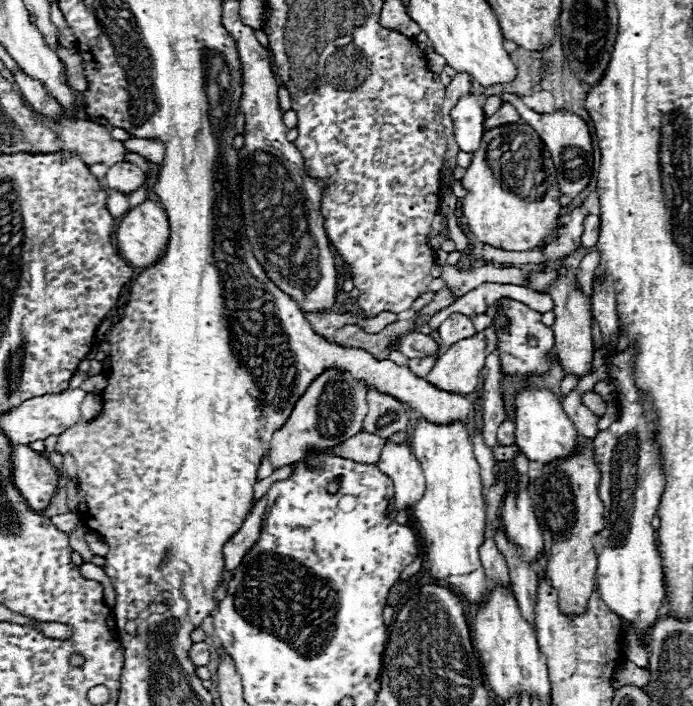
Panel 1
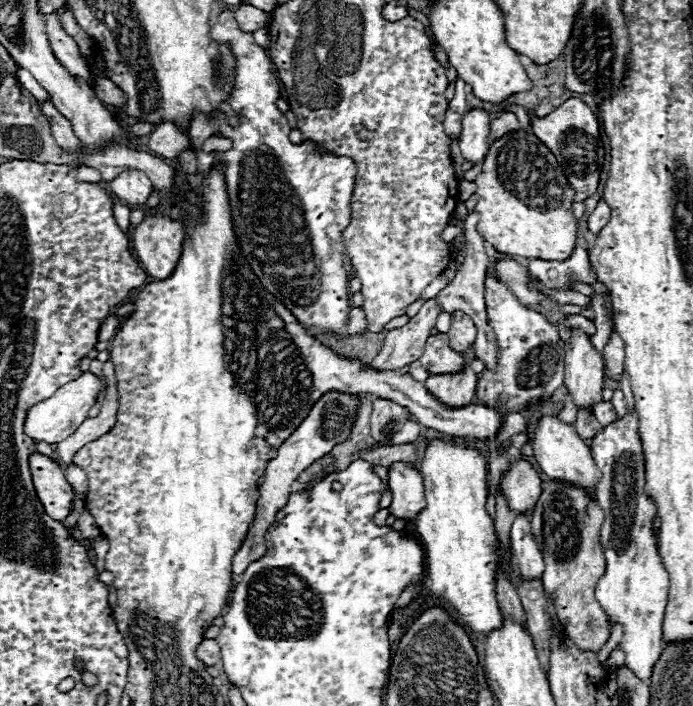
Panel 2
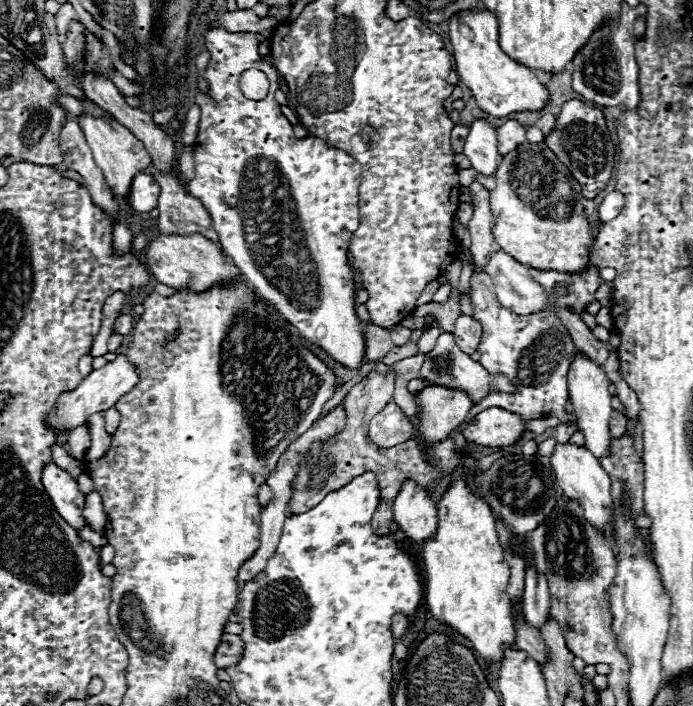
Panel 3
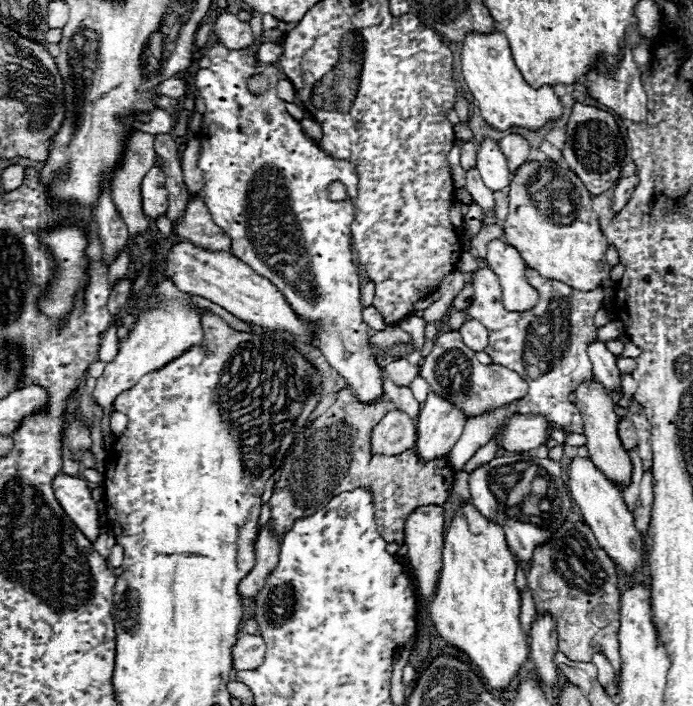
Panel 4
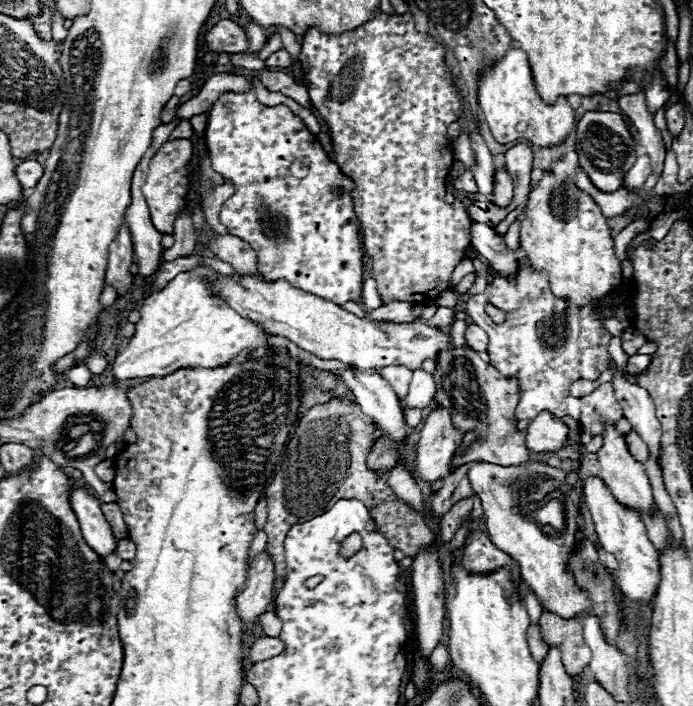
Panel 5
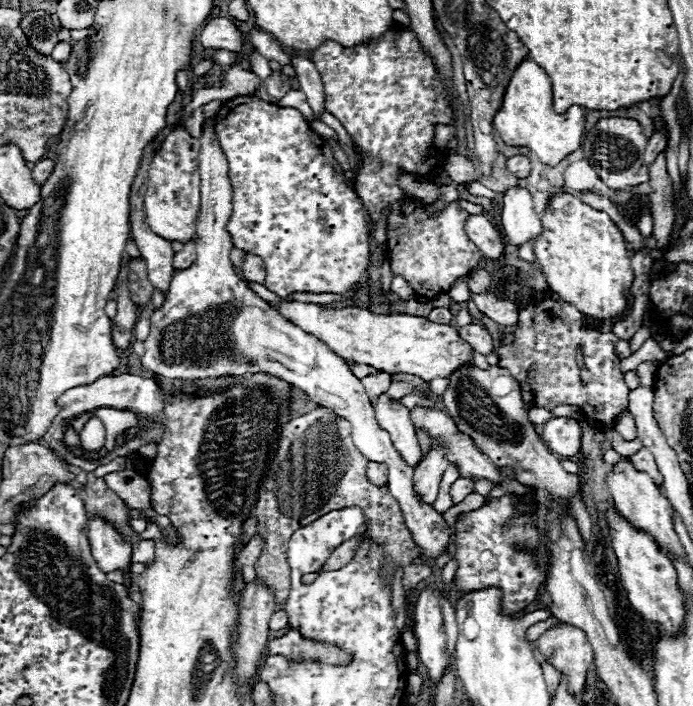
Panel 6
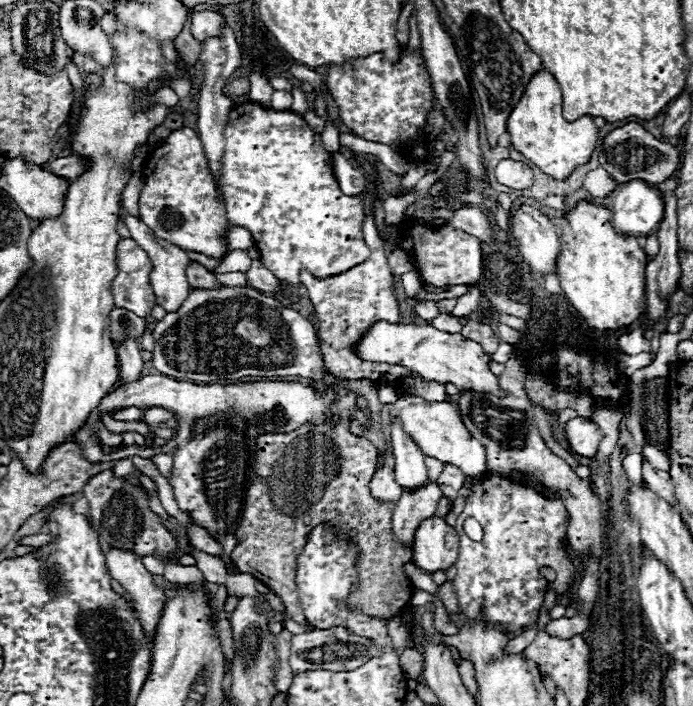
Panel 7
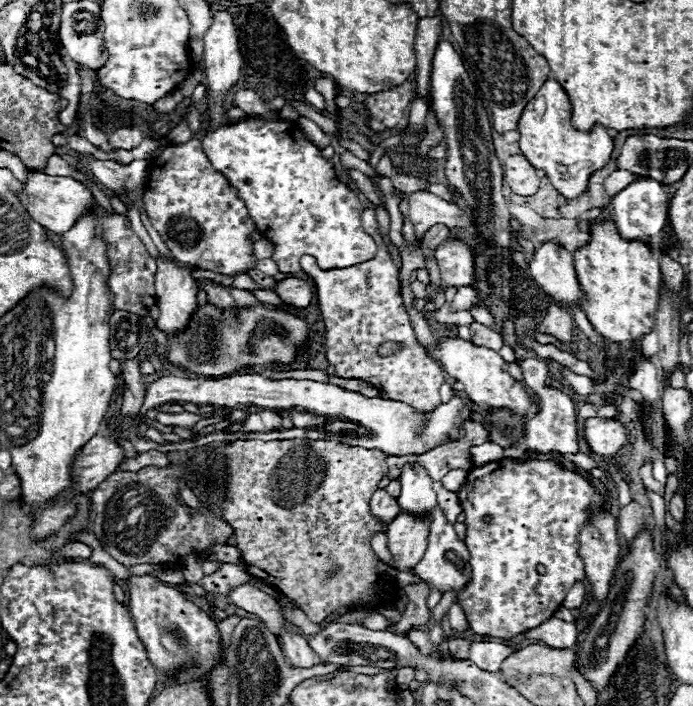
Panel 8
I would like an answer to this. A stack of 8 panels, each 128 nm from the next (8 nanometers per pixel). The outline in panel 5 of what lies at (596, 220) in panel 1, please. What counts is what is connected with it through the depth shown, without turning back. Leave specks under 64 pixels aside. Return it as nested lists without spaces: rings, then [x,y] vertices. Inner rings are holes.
[[[646,154],[638,156],[636,164],[630,168],[630,172],[628,172],[626,178],[624,178],[624,186],[626,186],[626,188],[640,188],[640,186],[646,182],[646,178],[650,176],[650,172],[652,172],[652,168],[650,168],[650,158],[648,158]]]

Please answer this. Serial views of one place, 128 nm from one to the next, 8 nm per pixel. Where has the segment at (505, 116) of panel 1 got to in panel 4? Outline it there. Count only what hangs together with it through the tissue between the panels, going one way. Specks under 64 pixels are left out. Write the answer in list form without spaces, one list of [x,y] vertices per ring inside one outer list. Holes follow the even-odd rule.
[[[508,134],[500,140],[500,150],[508,160],[508,168],[514,174],[524,162],[528,162],[528,154],[530,154],[530,146],[522,136],[516,134]]]

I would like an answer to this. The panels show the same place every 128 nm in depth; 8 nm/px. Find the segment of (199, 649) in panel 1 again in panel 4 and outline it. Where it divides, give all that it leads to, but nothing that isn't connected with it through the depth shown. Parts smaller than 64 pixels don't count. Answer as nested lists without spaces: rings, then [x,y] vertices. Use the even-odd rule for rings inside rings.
[[[240,634],[238,642],[232,650],[234,670],[254,670],[264,662],[266,642],[262,636],[254,634]]]

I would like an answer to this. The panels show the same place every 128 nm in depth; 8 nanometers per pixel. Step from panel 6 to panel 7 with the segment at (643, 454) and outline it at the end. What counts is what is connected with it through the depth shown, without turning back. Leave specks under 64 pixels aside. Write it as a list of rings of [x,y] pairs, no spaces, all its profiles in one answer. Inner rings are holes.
[[[646,460],[642,466],[642,474],[644,480],[648,484],[648,488],[652,488],[652,492],[656,492],[660,498],[664,498],[668,504],[676,506],[676,496],[674,496],[674,482],[670,478],[670,474],[666,472],[658,472],[650,466],[650,462]]]

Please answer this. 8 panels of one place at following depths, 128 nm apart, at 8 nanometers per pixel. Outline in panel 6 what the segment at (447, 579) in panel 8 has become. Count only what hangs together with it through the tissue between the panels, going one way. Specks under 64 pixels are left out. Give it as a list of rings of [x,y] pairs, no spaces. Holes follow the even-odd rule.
[[[208,118],[208,126],[202,128],[198,138],[198,258],[192,268],[174,274],[164,306],[150,316],[152,346],[150,354],[140,356],[142,366],[152,370],[156,376],[178,380],[206,380],[218,376],[242,376],[246,372],[268,372],[304,390],[312,402],[350,420],[356,430],[356,448],[368,456],[368,460],[388,464],[390,494],[398,500],[404,512],[404,522],[416,544],[422,548],[422,556],[426,560],[436,560],[450,546],[450,526],[432,506],[426,506],[420,498],[416,498],[412,490],[412,468],[394,450],[388,432],[378,426],[374,408],[360,378],[356,378],[348,364],[324,342],[284,318],[234,272],[230,262],[230,250],[234,244],[230,232],[226,230],[232,214],[232,184],[228,176],[228,162],[218,144],[214,126],[216,120]]]

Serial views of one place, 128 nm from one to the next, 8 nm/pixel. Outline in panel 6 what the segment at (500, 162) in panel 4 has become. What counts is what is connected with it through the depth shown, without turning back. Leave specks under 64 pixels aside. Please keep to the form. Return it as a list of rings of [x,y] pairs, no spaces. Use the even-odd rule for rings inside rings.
[[[506,190],[500,210],[500,224],[510,244],[520,246],[542,234],[542,222],[534,212],[534,202],[528,190]]]

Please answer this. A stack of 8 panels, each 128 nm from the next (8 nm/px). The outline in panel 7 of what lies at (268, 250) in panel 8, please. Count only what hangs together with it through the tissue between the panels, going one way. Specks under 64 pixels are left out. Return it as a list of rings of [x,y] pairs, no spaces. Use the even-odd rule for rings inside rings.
[[[124,216],[124,222],[132,234],[132,238],[138,242],[138,246],[150,256],[152,260],[152,274],[150,274],[150,284],[152,284],[152,290],[154,290],[154,296],[156,296],[156,304],[162,306],[166,312],[176,312],[176,308],[180,308],[180,304],[188,298],[190,294],[190,284],[188,284],[188,278],[186,278],[186,268],[190,264],[190,256],[180,250],[178,246],[174,244],[168,244],[164,240],[158,240],[152,230],[138,218],[134,216]],[[234,250],[230,252],[224,262],[220,262],[216,268],[214,268],[214,273],[216,274],[226,274],[226,272],[246,272],[250,268],[250,262],[252,258],[248,256],[246,250]]]

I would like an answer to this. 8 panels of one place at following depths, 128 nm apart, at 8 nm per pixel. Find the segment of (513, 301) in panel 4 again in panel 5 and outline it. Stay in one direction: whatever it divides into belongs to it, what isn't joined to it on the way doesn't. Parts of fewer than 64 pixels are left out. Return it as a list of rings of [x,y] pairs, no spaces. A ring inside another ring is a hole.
[[[472,222],[470,228],[470,236],[472,236],[472,246],[474,250],[484,256],[490,266],[500,272],[502,276],[506,274],[514,274],[520,266],[518,266],[518,252],[510,250],[504,242],[504,238],[500,234],[496,234],[494,228],[490,228],[488,224],[480,224],[480,222]]]

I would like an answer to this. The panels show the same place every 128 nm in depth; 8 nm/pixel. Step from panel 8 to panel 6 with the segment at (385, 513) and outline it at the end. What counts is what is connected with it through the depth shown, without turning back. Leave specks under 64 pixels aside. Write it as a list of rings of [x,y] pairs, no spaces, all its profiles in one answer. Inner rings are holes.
[[[370,462],[368,464],[368,480],[376,486],[388,486],[388,466],[386,464],[378,464],[378,462]]]

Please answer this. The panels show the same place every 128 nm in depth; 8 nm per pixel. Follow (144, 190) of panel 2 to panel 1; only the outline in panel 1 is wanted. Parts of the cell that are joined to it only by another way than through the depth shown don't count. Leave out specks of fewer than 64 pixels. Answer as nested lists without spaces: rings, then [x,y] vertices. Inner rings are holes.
[[[120,162],[106,172],[106,186],[110,190],[130,194],[146,182],[146,174],[132,162]]]

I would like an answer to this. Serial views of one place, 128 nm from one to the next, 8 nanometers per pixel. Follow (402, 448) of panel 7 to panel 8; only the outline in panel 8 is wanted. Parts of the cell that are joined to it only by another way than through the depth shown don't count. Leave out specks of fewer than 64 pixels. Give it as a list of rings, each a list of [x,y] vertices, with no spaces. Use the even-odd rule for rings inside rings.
[[[406,466],[400,478],[400,486],[402,492],[398,500],[404,512],[424,516],[436,508],[436,492],[432,490],[432,478],[422,466]]]

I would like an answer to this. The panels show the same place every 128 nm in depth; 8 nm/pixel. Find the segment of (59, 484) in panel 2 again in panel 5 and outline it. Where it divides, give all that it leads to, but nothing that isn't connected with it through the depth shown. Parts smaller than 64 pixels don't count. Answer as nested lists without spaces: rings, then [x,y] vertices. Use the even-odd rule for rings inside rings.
[[[72,486],[70,504],[80,522],[86,544],[100,556],[100,560],[106,560],[108,554],[114,554],[118,540],[114,538],[114,532],[102,514],[100,500],[88,494],[84,488]]]

